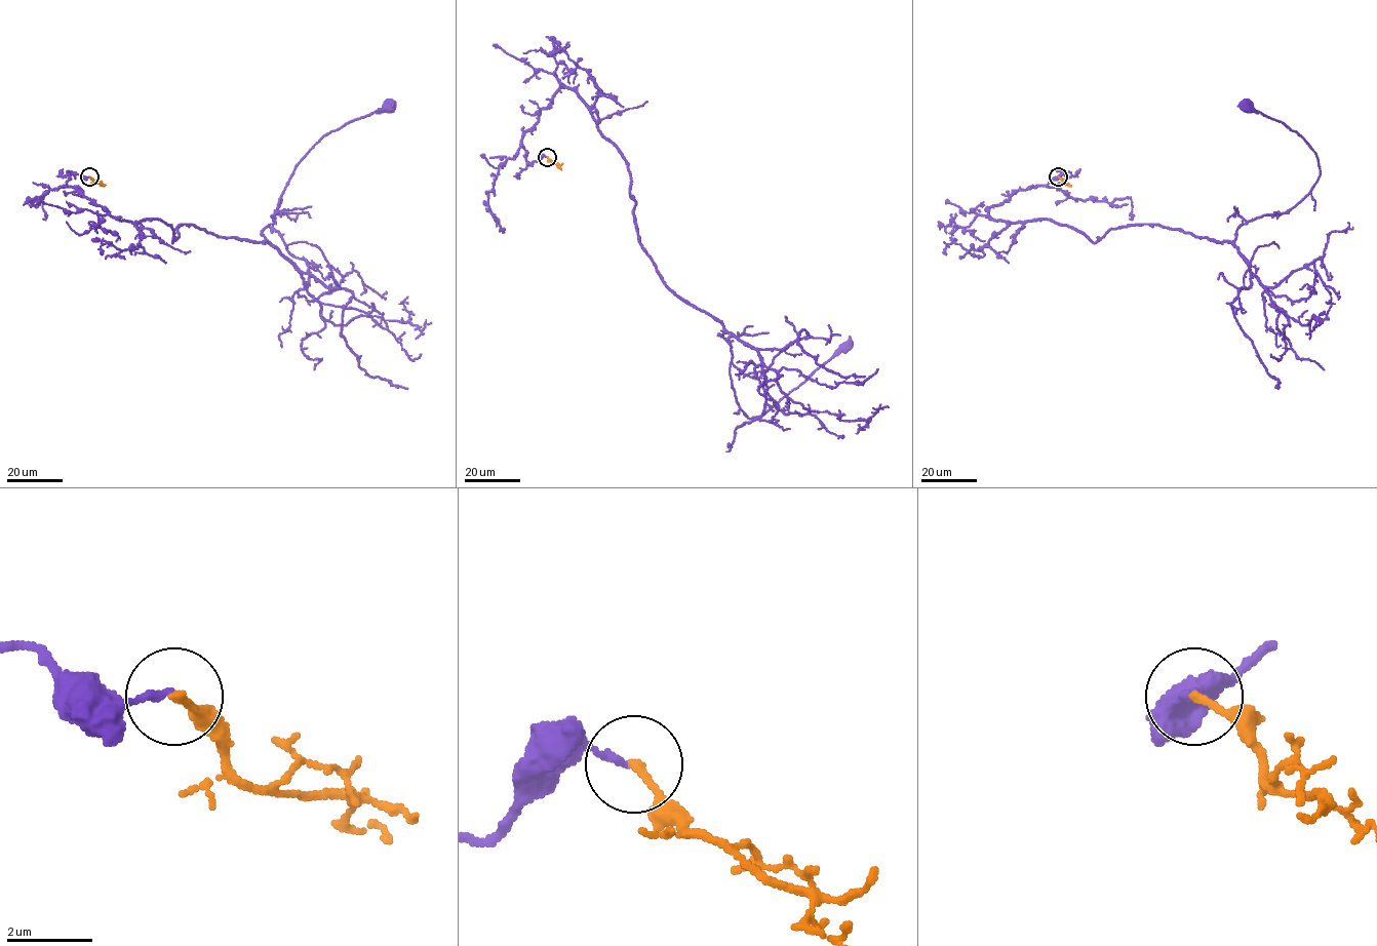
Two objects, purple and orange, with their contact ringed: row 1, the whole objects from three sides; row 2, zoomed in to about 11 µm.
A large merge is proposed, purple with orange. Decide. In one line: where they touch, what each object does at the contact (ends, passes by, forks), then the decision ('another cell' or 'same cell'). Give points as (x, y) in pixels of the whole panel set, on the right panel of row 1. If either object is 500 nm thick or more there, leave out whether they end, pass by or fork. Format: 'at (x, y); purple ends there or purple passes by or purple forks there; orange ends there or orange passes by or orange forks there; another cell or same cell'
at (1058, 176); purple ends there; orange ends there; another cell

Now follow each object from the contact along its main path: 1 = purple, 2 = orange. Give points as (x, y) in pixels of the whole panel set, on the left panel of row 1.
1: (89, 176), (65, 186), (119, 220), (160, 220), (172, 242), (181, 224), (267, 241), (306, 153), (390, 105)
2: (89, 178), (104, 186)

